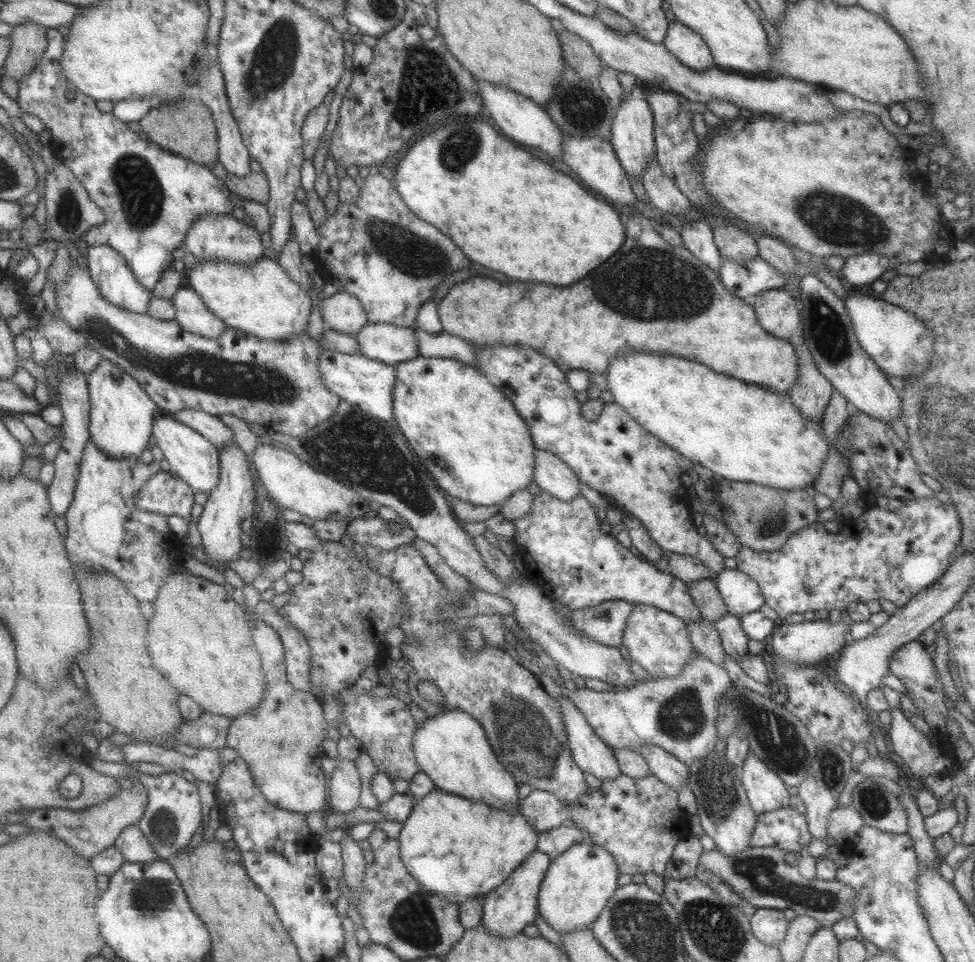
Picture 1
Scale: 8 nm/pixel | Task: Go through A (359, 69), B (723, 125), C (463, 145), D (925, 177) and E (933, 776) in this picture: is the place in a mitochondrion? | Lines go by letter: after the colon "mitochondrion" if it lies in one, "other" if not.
A: other
B: other
C: mitochondrion
D: other
E: other

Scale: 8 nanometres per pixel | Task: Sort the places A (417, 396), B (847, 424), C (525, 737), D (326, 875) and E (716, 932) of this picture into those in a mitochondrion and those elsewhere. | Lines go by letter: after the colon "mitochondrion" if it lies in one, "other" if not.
A: other
B: other
C: mitochondrion
D: other
E: mitochondrion

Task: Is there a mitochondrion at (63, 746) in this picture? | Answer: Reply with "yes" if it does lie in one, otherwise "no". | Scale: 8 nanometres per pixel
no

